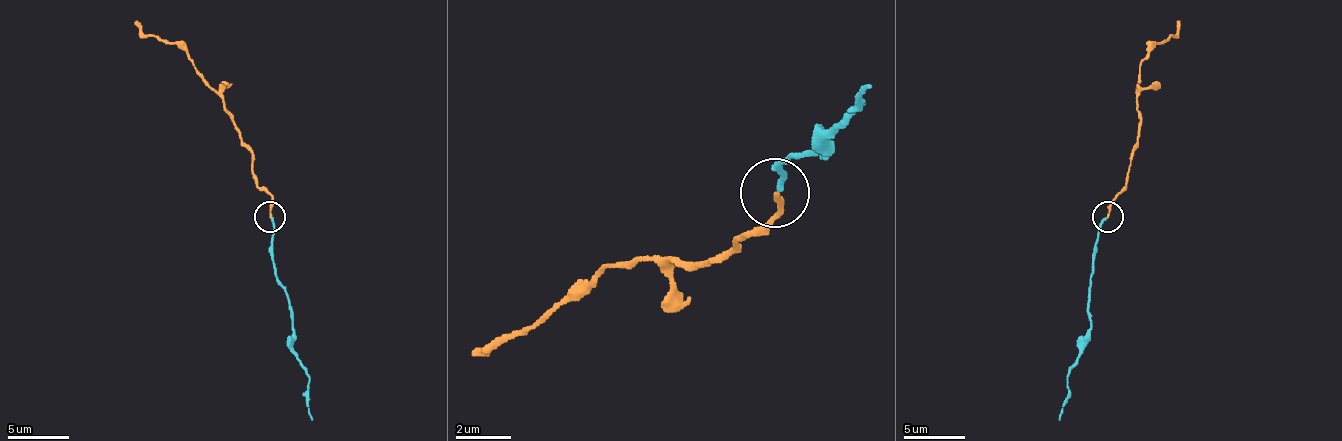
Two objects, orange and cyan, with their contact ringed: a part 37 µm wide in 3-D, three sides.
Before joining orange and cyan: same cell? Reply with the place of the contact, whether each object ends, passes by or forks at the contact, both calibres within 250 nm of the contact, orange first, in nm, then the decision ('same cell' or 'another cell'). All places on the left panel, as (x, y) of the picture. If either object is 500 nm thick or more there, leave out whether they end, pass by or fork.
at (270, 217); orange ends there; cyan ends there; 190 nm thick on the orange side, 200 nm on the other; same cell

